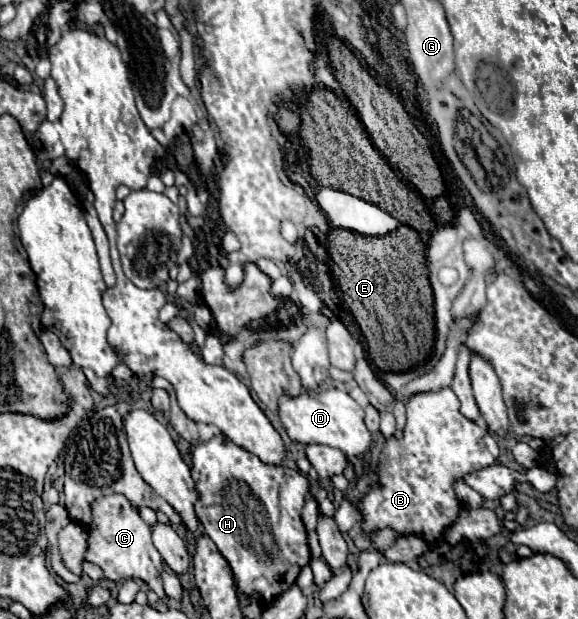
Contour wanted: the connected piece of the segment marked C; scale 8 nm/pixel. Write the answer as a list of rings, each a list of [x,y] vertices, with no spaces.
[[[102,495],[100,499],[94,499],[90,503],[90,511],[92,511],[92,523],[86,525],[86,529],[88,529],[86,559],[96,563],[104,571],[104,577],[110,581],[122,583],[126,579],[142,579],[158,597],[164,597],[164,589],[162,589],[162,583],[158,577],[158,573],[162,571],[162,557],[156,551],[156,547],[152,545],[150,527],[140,519],[140,515],[132,507],[132,503],[128,503],[128,499],[124,499],[124,495]]]

